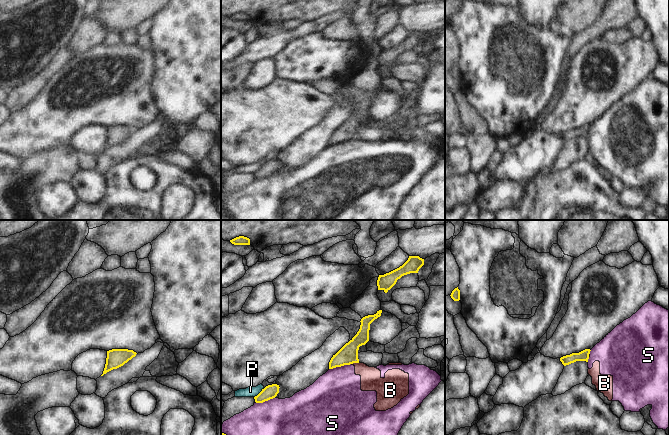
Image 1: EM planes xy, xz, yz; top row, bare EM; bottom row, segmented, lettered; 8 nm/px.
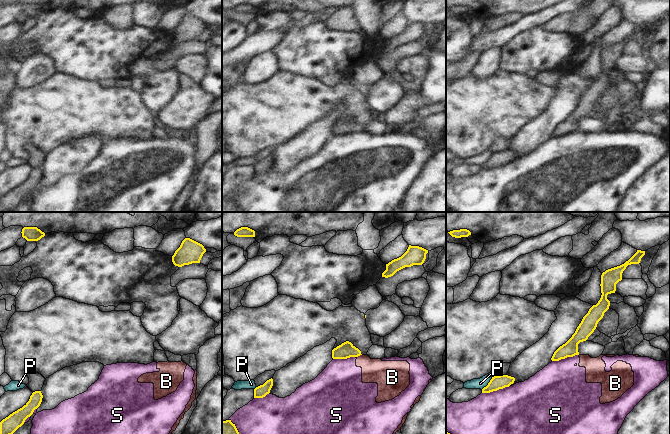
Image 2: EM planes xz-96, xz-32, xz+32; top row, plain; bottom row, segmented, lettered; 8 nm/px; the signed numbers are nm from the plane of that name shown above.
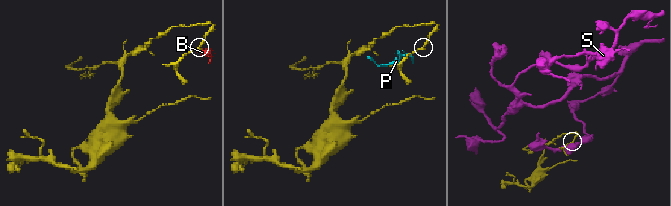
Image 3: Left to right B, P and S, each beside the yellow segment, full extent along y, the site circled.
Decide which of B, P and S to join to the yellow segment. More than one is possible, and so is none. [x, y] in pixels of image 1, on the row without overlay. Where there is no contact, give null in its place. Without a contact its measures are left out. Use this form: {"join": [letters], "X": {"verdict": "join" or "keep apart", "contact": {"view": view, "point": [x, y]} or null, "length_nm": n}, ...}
{"join": [], "B": {"verdict": "keep apart", "contact": {"view": "xz", "point": [355, 138]}, "length_nm": 70}, "P": {"verdict": "keep apart", "contact": {"view": "xz", "point": [260, 168]}, "length_nm": 120}, "S": {"verdict": "keep apart", "contact": {"view": "xz", "point": [340, 142]}, "length_nm": 190}}

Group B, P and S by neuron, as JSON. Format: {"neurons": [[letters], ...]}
{"neurons": [["B", "S"], ["P"]]}

